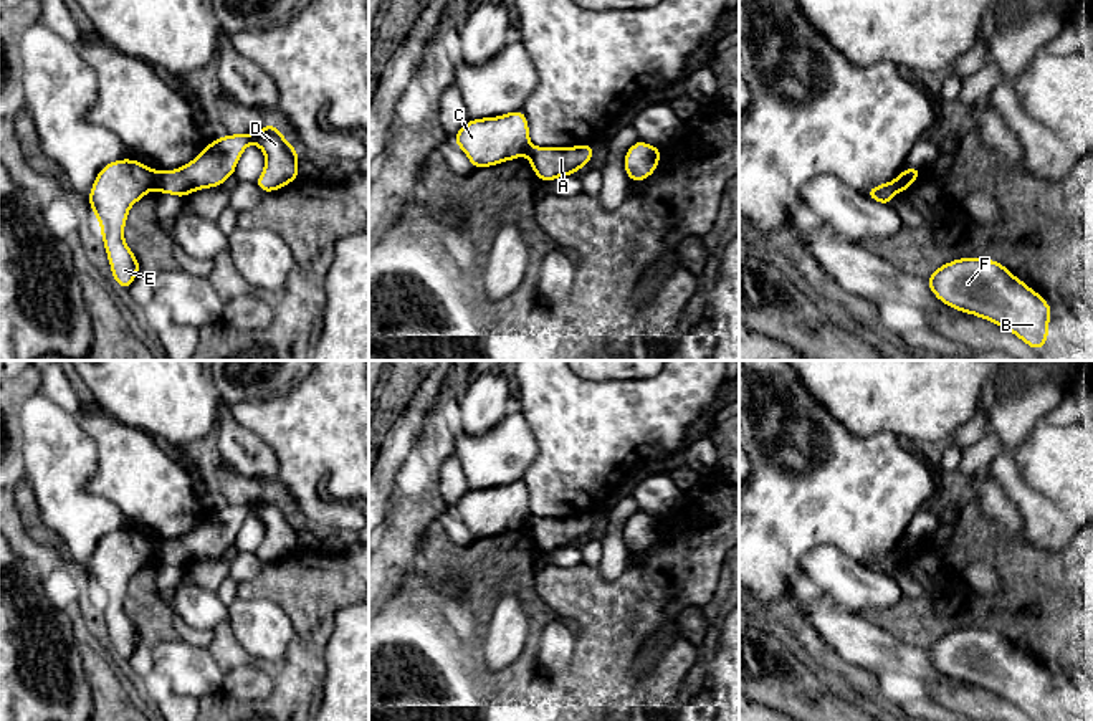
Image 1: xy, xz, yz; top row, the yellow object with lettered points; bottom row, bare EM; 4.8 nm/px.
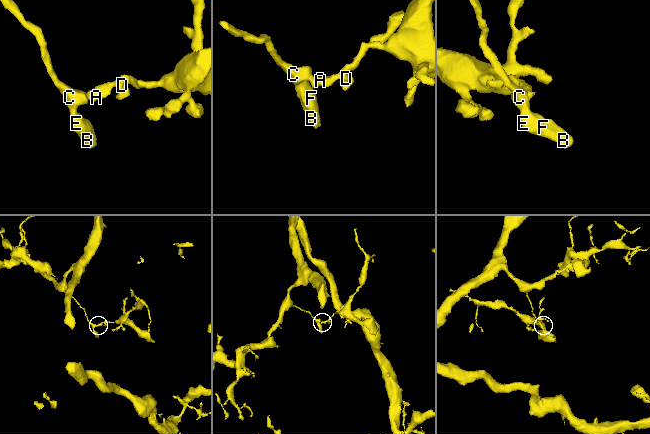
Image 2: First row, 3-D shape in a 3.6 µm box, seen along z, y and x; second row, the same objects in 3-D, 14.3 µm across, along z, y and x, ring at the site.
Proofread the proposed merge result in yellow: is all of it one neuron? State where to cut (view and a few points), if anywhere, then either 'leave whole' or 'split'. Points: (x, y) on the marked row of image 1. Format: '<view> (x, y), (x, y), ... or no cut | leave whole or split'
xy (157, 171), (154, 187) | split

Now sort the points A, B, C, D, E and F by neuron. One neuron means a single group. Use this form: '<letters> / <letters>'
A D / B C E F

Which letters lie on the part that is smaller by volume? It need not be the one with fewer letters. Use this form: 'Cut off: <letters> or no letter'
Cut off: A, D

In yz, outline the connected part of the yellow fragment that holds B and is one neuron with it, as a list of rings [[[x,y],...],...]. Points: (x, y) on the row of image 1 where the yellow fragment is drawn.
[[[957,258],[926,281],[941,303],[997,324],[1035,351],[1048,341],[1050,304],[995,260]]]

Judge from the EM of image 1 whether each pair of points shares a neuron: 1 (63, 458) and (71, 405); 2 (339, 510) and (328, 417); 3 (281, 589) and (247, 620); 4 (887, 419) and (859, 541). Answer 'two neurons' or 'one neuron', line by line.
1: two neurons
2: one neuron
3: two neurons
4: two neurons

